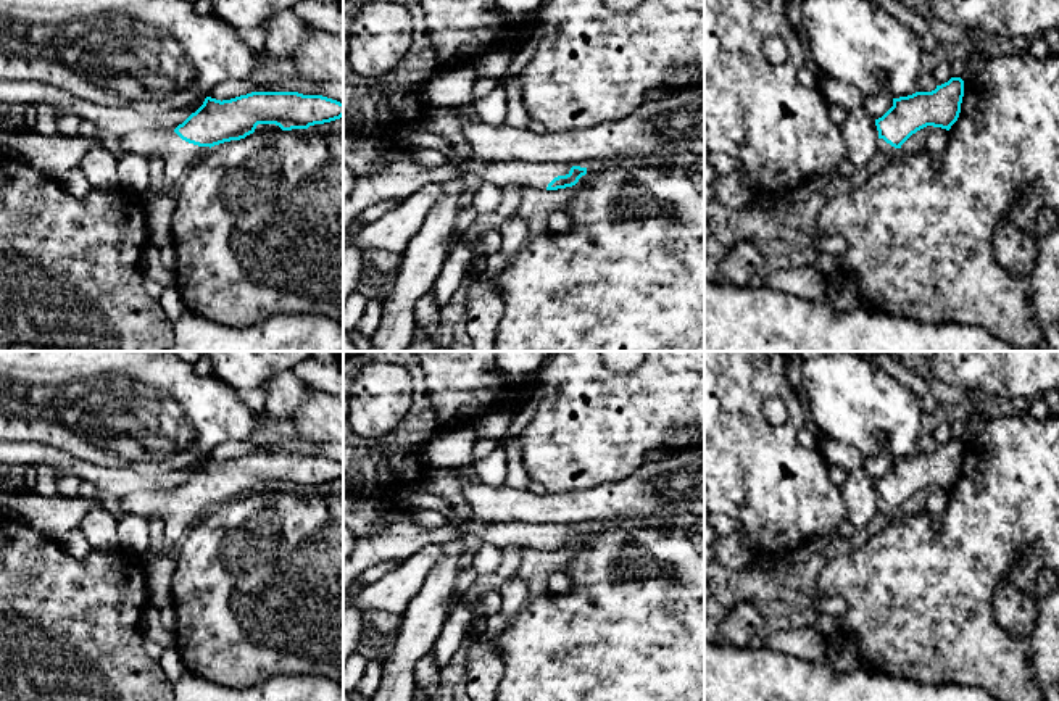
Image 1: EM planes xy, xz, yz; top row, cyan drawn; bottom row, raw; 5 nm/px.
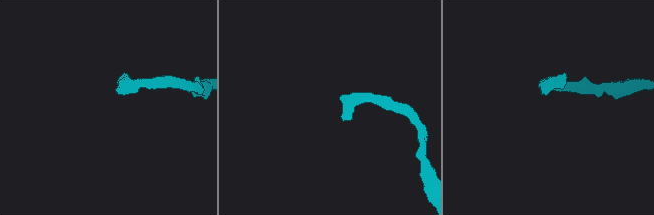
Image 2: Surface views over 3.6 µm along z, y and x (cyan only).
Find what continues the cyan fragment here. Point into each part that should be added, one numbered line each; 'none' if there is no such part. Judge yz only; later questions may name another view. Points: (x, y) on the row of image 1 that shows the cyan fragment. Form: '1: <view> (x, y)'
1: yz (890, 152)

